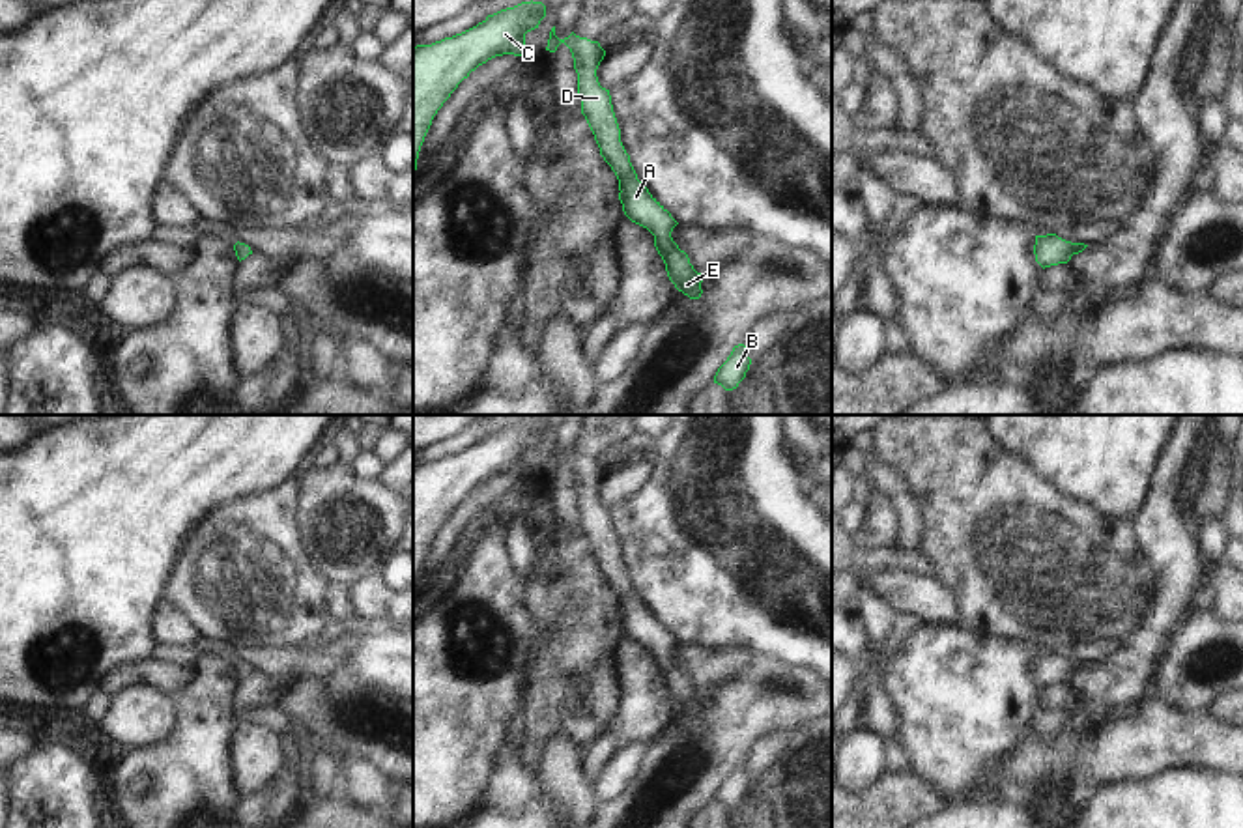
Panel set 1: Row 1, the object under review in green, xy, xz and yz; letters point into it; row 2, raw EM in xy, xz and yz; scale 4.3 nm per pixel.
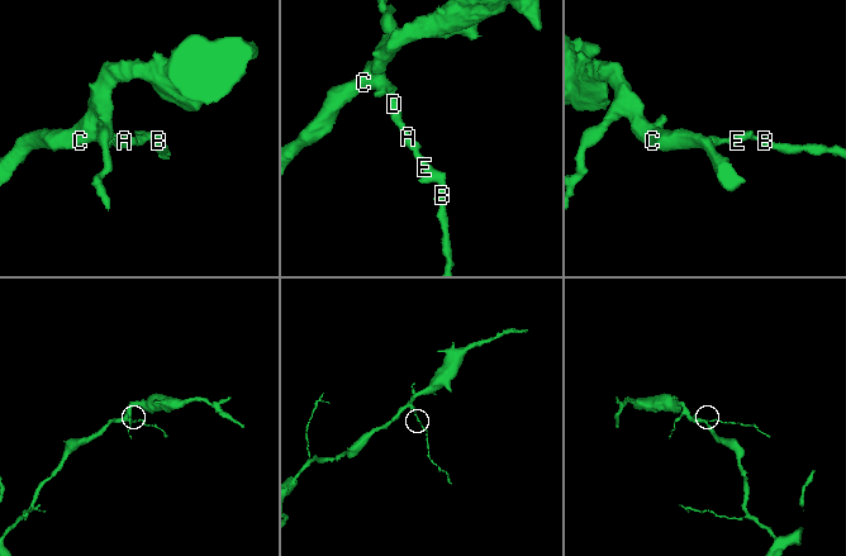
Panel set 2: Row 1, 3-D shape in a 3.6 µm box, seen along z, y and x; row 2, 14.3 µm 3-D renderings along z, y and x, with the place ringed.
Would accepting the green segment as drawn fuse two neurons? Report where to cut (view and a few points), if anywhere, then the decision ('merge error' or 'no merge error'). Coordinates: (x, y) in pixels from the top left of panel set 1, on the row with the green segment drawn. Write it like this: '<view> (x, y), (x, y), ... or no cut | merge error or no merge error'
no cut | no merge error

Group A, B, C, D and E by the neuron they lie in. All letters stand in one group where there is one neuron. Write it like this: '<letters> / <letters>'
A B C D E

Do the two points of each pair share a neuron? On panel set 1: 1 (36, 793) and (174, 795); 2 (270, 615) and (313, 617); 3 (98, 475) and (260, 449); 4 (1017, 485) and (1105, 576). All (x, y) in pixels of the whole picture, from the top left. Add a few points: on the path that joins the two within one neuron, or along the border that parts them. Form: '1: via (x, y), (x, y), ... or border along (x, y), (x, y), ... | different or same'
1: border along (101, 769), (105, 782) | different
2: via (281, 615), (301, 617) | same
3: via (139, 475), (148, 475), (174, 449), (219, 449) | same
4: via (1036, 507), (1083, 554) | same

